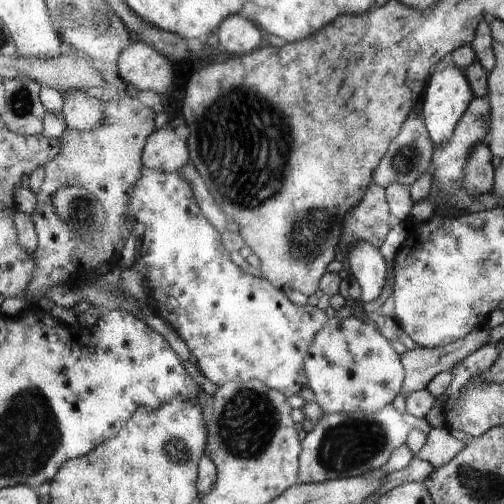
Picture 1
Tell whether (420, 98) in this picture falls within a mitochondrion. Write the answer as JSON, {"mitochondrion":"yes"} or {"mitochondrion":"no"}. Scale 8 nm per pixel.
{"mitochondrion":"no"}

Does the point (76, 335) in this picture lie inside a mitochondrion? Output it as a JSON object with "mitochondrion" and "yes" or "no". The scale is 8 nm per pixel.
{"mitochondrion":"no"}

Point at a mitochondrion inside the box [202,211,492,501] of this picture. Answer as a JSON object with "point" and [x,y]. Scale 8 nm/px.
{"point":[249,421]}

